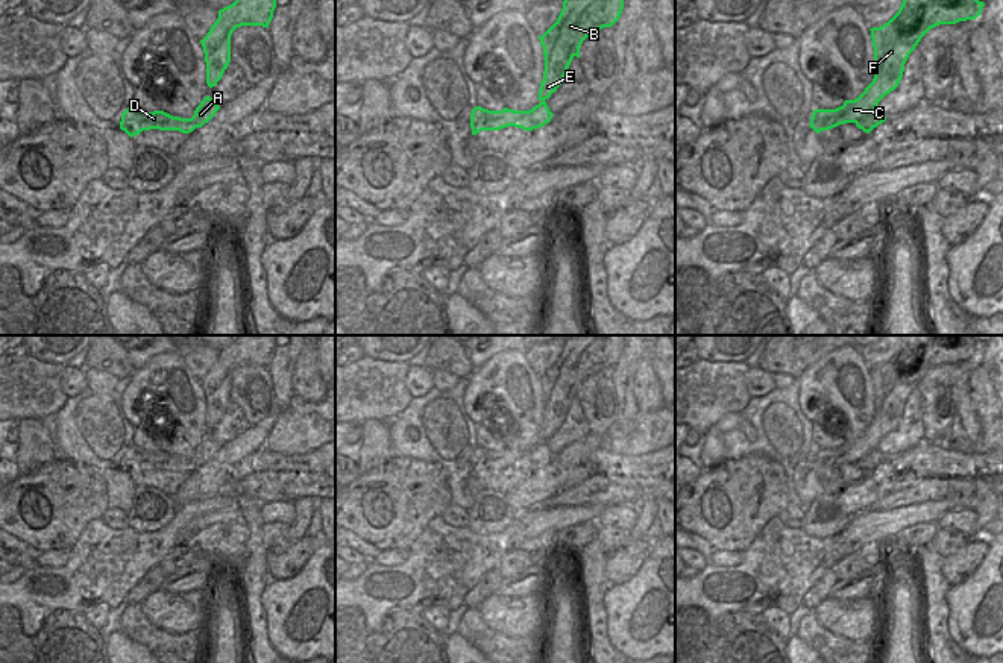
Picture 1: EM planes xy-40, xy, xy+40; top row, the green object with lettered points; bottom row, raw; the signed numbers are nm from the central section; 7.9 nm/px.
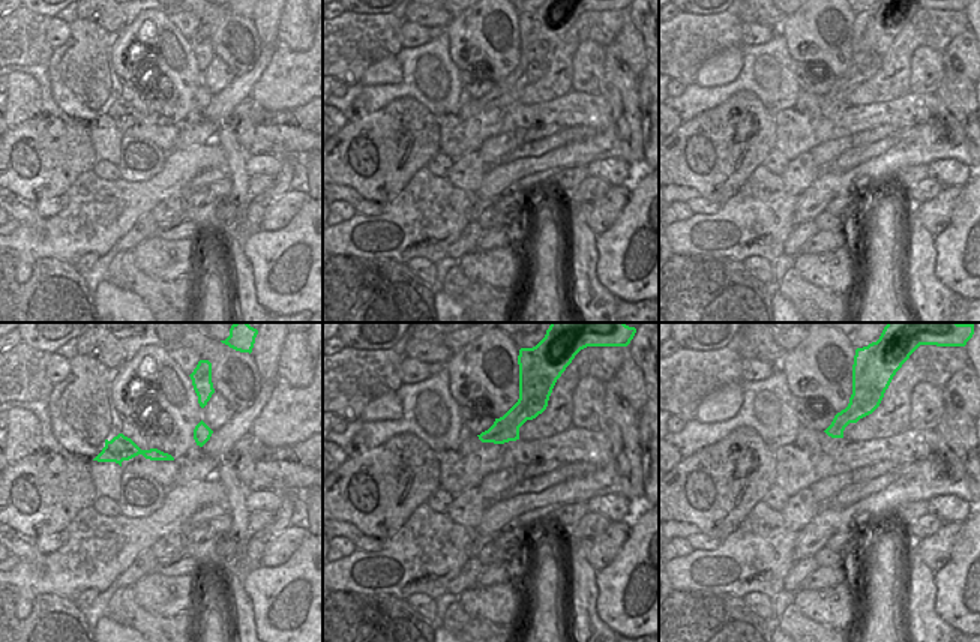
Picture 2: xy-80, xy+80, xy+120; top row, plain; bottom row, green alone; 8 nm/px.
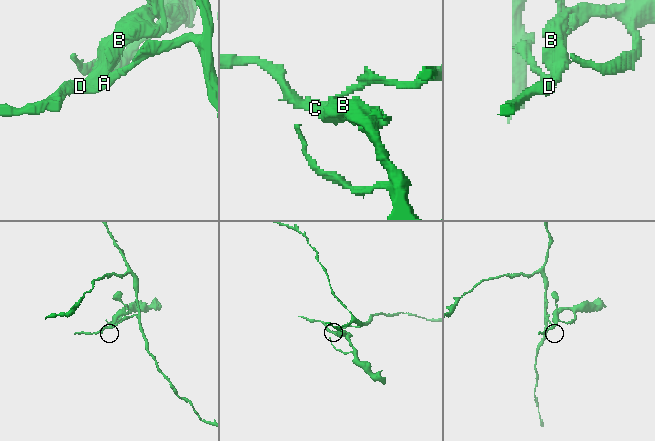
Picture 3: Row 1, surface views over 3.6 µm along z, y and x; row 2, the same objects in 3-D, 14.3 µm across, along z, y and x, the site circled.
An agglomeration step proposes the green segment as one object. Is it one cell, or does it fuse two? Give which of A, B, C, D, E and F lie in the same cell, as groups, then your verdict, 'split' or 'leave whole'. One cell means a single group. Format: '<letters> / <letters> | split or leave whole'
A / B C D E F | split

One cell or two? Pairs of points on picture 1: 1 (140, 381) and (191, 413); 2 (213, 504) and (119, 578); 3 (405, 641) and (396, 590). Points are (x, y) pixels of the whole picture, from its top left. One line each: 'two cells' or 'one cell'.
1: one cell
2: one cell
3: two cells

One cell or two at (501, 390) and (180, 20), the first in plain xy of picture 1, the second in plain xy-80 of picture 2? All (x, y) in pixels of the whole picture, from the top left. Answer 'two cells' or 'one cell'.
two cells

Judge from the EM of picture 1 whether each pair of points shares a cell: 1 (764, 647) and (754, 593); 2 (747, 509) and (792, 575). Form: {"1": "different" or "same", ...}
{"1": "different", "2": "different"}

